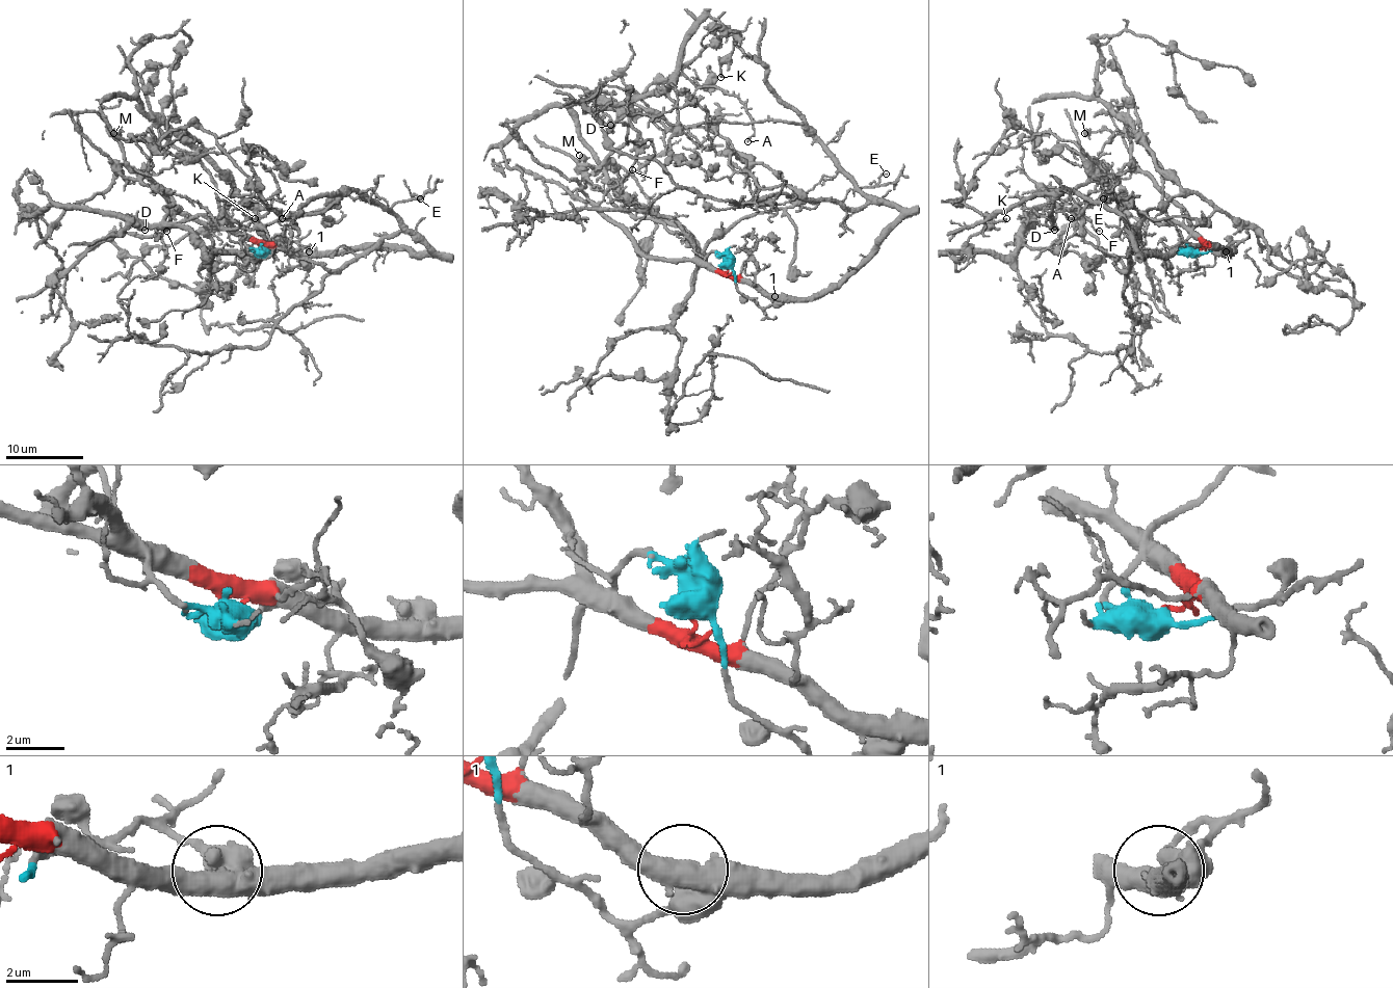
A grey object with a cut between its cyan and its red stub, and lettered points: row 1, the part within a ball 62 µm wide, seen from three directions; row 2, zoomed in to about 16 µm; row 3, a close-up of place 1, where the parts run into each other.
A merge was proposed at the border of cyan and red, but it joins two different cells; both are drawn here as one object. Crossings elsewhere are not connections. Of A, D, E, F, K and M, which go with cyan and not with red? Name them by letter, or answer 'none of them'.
none of them

